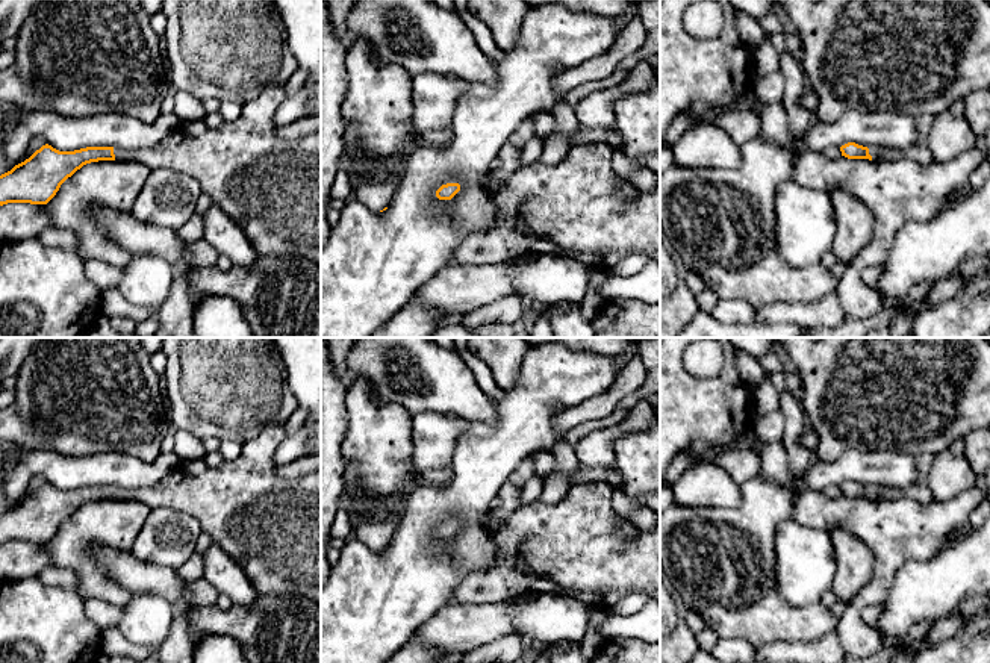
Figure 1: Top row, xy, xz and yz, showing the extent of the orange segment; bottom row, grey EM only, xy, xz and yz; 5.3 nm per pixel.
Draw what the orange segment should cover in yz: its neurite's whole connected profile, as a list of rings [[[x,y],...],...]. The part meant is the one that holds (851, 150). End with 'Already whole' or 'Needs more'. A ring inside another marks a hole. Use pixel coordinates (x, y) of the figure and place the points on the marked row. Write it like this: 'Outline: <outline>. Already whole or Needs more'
Outline: [[[848,142],[840,147],[842,156],[848,159],[869,159],[869,160],[898,160],[898,159],[913,159],[920,165],[928,165],[934,162],[934,157],[926,147],[926,144],[916,144],[905,150],[892,150],[881,147],[863,147],[855,142]]]. Needs more

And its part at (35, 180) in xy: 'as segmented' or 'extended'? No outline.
extended

